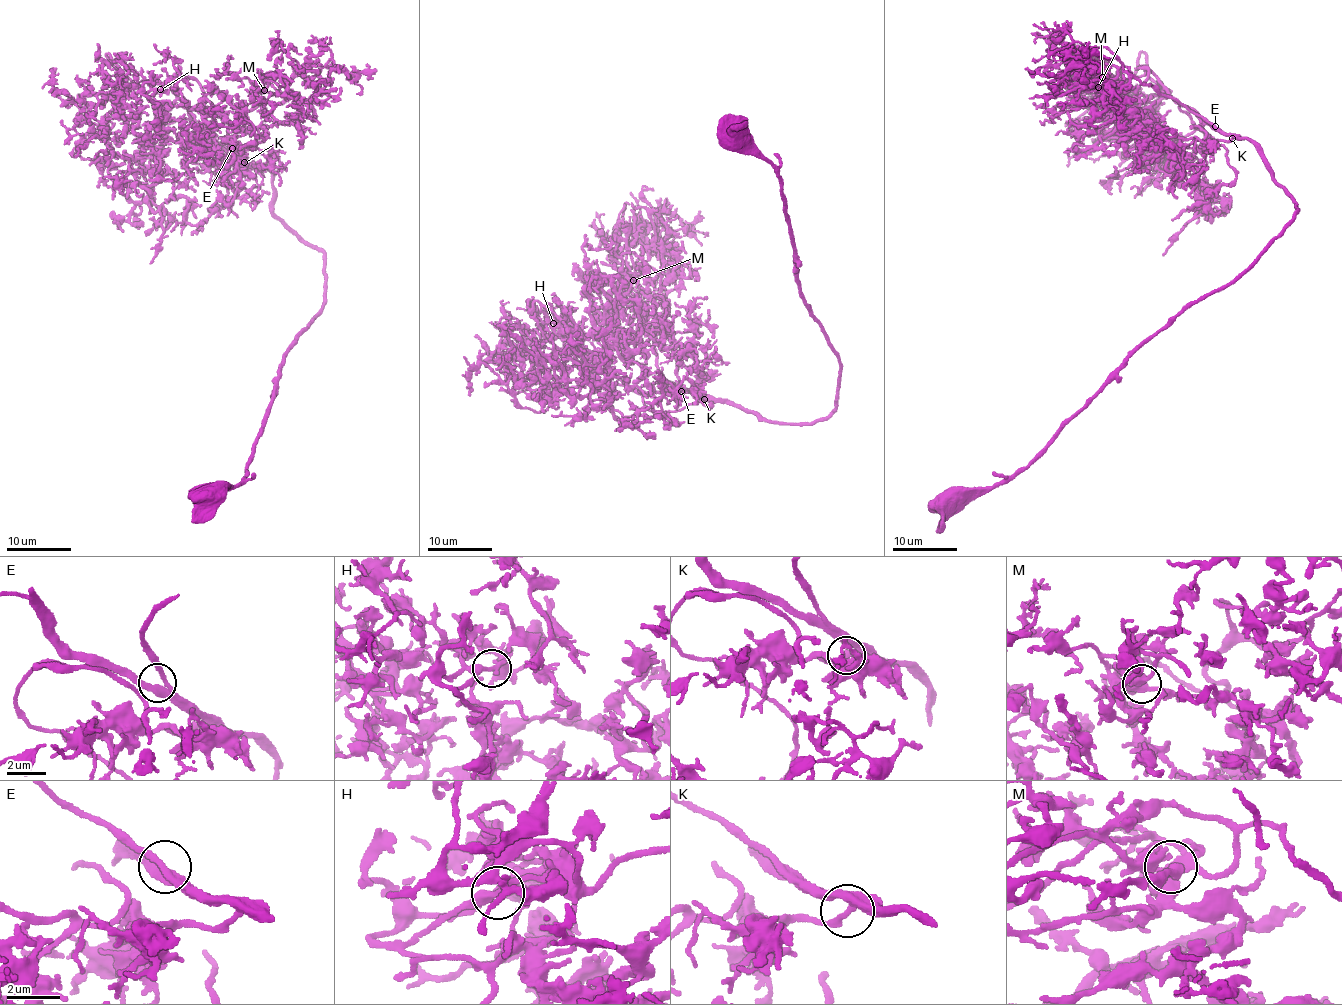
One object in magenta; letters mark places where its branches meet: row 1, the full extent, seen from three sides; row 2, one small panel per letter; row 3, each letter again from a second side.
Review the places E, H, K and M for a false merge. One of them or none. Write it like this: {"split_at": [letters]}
{"split_at": []}

